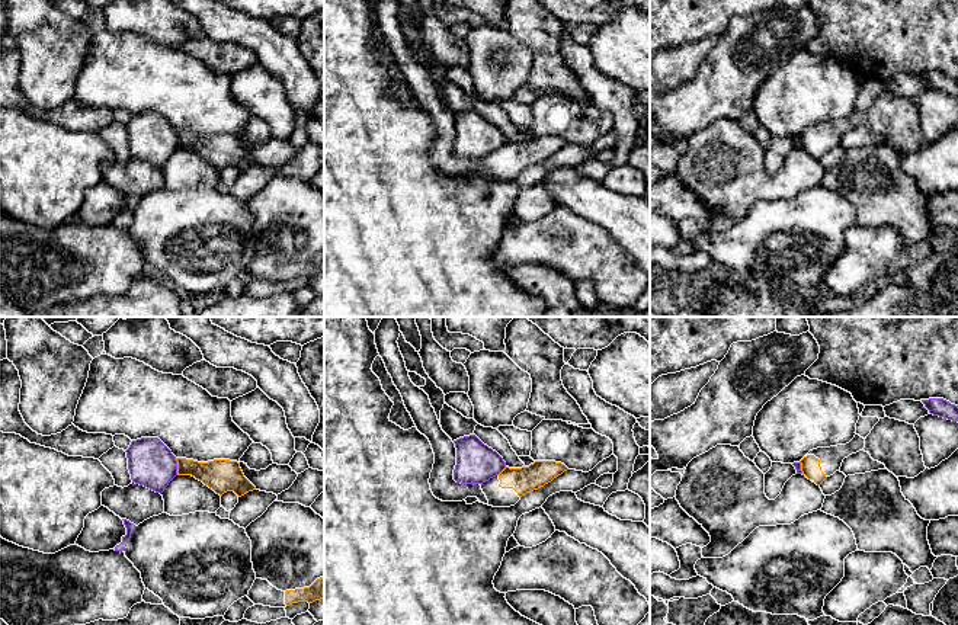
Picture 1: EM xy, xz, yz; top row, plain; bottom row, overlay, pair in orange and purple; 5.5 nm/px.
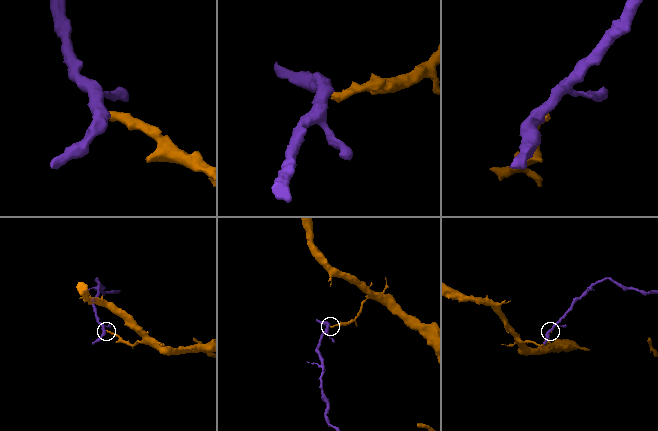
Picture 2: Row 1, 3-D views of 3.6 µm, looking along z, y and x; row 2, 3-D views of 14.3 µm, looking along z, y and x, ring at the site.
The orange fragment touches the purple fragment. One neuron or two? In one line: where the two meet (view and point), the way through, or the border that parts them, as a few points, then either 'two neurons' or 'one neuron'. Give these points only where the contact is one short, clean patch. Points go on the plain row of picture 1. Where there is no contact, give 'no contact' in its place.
contact xy (178, 141); border xy (175, 132), (178, 148); two neurons

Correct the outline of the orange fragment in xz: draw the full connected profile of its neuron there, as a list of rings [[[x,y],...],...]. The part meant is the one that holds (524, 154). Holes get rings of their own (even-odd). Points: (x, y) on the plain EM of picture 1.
[[[535,135],[529,141],[506,141],[499,150],[480,158],[493,182],[515,180],[522,170],[544,161],[568,142],[555,135]]]

